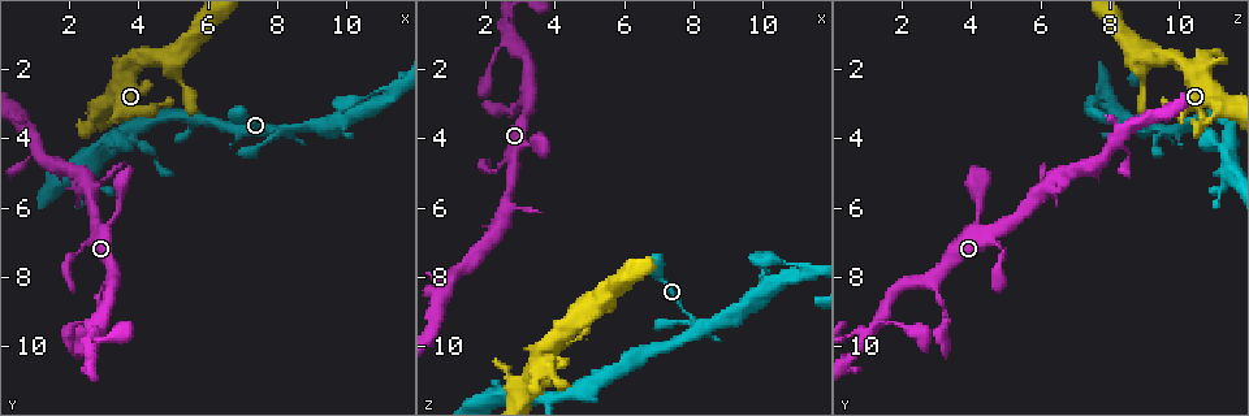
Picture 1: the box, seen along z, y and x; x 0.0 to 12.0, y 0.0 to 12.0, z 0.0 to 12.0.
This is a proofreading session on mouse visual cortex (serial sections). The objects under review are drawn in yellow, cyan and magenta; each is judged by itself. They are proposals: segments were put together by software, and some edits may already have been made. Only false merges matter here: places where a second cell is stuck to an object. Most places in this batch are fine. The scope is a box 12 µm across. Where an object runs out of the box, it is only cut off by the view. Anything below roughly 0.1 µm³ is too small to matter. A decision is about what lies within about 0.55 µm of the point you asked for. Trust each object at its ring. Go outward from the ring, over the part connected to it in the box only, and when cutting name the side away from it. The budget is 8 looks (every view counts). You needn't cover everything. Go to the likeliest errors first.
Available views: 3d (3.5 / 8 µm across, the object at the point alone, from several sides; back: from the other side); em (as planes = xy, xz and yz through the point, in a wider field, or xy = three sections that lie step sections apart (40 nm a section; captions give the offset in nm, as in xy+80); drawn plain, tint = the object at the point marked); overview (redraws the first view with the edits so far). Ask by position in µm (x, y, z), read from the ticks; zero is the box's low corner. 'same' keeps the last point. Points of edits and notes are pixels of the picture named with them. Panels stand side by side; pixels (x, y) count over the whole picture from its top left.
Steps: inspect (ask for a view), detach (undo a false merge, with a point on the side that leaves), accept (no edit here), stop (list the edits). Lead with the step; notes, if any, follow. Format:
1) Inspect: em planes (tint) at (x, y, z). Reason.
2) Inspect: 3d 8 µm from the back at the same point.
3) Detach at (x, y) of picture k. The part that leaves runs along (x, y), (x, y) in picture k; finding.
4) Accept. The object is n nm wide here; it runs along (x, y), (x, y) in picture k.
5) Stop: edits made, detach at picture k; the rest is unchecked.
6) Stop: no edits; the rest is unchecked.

Inspect: 3d 3.5 µm at (8.0, 3.7, 9.5). Three-way junction.

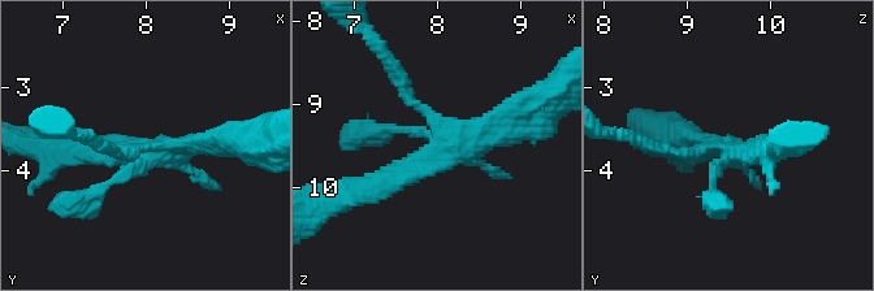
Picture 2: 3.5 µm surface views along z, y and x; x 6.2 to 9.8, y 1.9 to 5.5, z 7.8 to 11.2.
Inspect: em xy step 2 (tint) at (8.05, 3.70, 9.45).

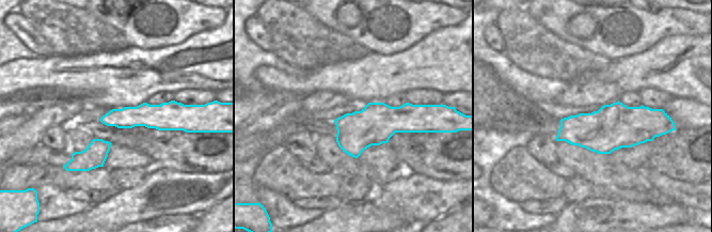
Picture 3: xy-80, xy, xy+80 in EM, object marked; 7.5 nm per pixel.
Accept. The object is 300 nm wide here; it runs along (396, 72), (440, 148), (368, 189) in picture 2; one cell here.

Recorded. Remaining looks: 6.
Inspect: 3d 8 µm at (5.0, 1.6, 8.7). Sudden change in width.

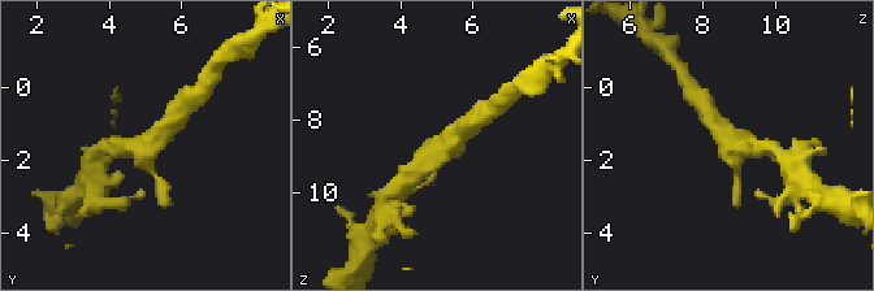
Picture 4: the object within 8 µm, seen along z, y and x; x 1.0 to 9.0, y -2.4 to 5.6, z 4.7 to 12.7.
Inspect: 3d 3.5 µm at (5.0, 1.6, 8.7). Zoom in.

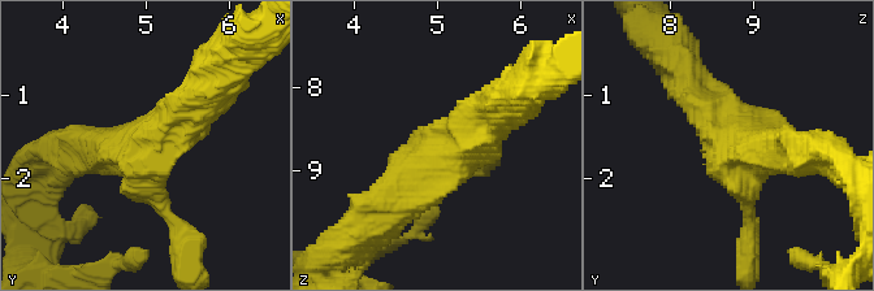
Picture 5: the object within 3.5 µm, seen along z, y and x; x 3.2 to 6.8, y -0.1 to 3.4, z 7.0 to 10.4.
Inspect: em xy step 2 (tint) at (5.00, 1.55, 8.80).

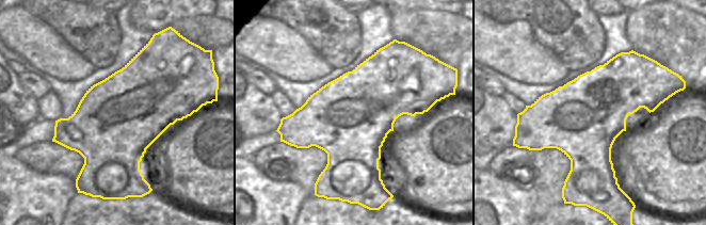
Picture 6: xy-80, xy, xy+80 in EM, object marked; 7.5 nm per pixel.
Accept. The object is 600 nm wide here; it runs along (377, 215), (418, 168), (498, 112) in picture 5; one cell here.

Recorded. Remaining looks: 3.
Inspect: 3d 3.5 µm from the back at (2.9, 4.1, 11.0).

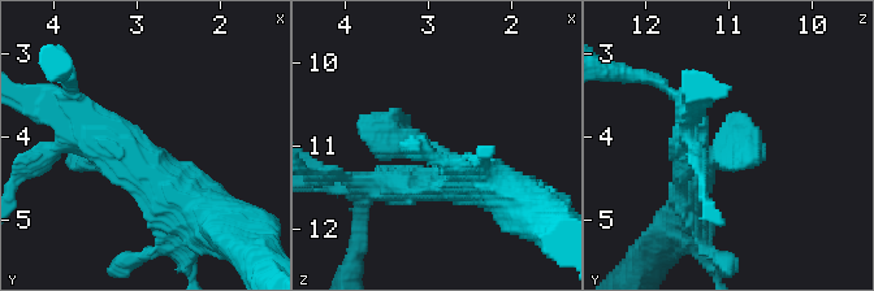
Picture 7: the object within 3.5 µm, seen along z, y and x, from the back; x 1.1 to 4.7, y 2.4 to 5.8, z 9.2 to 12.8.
Inspect: em xy step 5 (tint) at the same point.

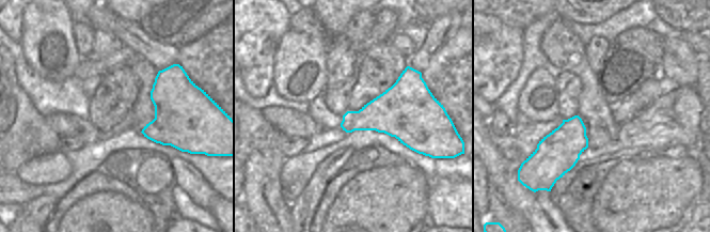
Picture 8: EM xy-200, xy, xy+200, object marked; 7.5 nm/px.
Accept. It runs along (401, 183), (360, 124) in picture 7; one cell here.

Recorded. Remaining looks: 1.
Stop: no edits; the rest is unchecked.

